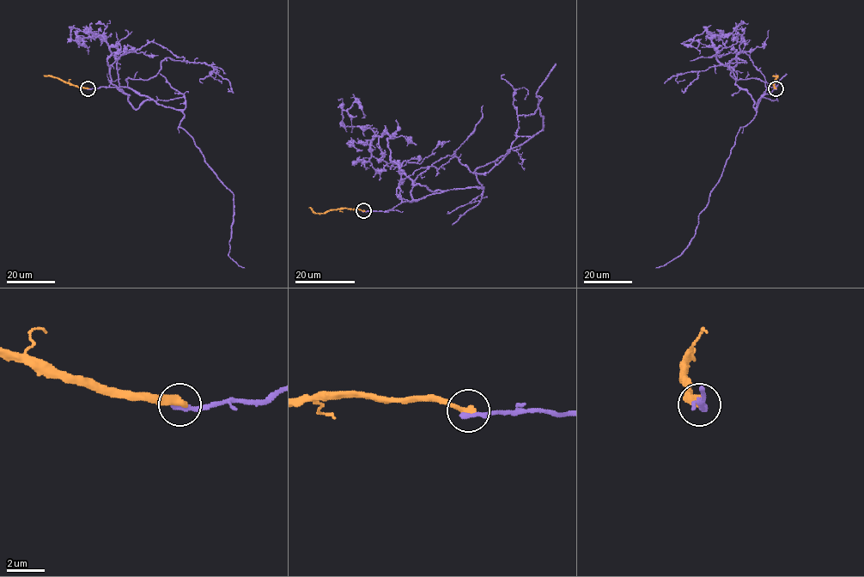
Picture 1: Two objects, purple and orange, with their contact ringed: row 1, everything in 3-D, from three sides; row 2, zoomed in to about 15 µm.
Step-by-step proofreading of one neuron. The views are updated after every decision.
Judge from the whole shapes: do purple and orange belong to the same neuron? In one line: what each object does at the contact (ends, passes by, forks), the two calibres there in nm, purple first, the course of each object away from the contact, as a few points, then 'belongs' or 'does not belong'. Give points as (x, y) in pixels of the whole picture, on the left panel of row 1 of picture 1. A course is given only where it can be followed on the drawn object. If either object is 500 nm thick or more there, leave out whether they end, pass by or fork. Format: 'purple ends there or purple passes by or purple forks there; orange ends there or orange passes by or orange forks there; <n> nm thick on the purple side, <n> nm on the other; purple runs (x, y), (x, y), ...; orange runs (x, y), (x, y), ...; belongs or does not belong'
purple ends there; orange ends there; 280 nm thick on the purple side, 360 nm on the other; purple runs (88, 88), (128, 87), (182, 112), (179, 127), (192, 138), (205, 162), (234, 195), (228, 253), (244, 268); orange runs (88, 88), (43, 75); does not belong

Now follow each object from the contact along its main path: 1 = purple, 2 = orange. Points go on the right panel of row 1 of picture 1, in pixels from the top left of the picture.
1: (775, 88), (767, 87), (755, 117), (740, 128), (721, 178), (699, 215), (690, 243), (681, 253), (655, 268)
2: (775, 88), (773, 85), (777, 75), (773, 75)

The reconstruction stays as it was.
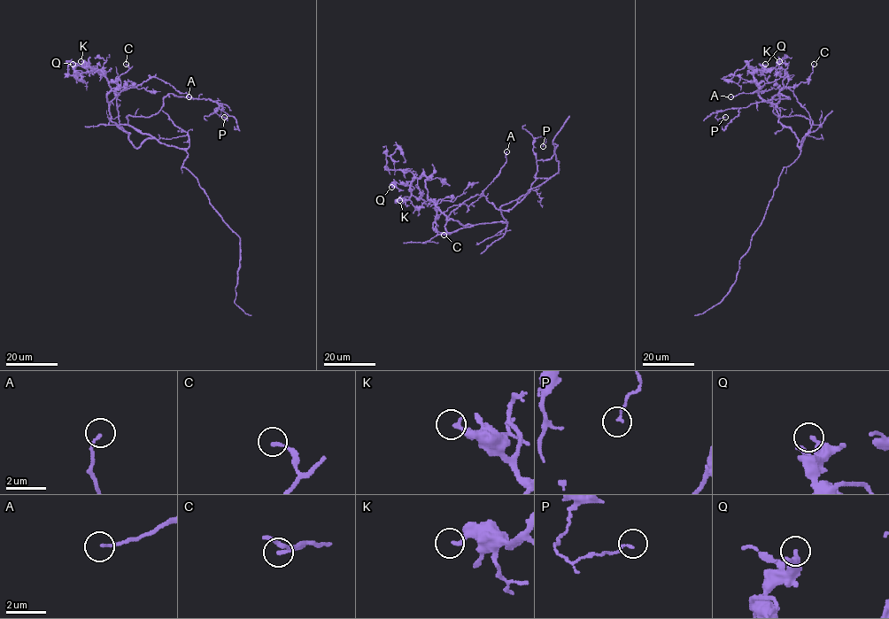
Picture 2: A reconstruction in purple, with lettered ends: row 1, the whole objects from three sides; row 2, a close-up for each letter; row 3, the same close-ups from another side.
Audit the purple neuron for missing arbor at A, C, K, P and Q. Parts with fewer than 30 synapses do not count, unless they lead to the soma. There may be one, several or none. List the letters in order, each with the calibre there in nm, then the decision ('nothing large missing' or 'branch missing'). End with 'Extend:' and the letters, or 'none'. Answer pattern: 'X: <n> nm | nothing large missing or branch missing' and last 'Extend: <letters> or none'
A: 130 nm | nothing large missing
C: 160 nm | nothing large missing
K: 200 nm | nothing large missing
P: 120 nm | nothing large missing
Q: 280 nm | nothing large missing
Extend: none

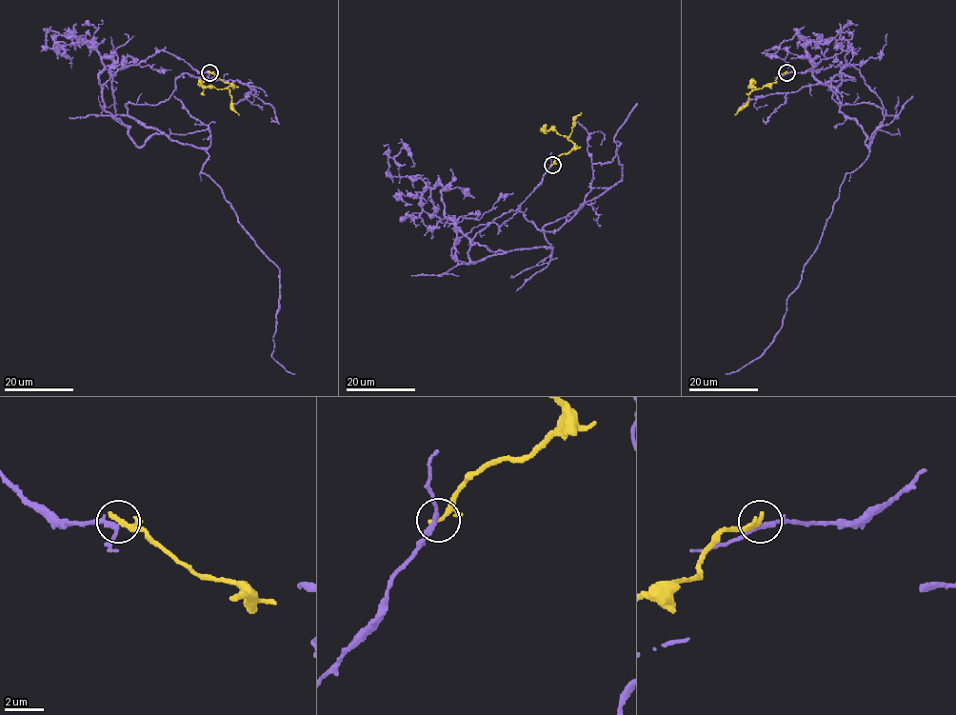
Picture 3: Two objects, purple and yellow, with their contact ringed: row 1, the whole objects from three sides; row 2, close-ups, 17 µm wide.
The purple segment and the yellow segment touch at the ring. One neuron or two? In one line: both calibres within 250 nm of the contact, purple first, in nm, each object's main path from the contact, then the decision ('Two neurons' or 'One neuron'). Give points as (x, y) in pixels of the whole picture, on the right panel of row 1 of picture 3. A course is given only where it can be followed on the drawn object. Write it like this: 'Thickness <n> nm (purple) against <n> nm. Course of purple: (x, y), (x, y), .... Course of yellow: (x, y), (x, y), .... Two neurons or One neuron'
Thickness 240 nm (purple) against 200 nm. Course of purple: (786, 72), (846, 50), (886, 114), (866, 158), (846, 174), (775, 339), (726, 374). Course of yellow: (786, 72), (781, 73), (776, 82), (752, 90), (748, 102), (735, 115). Two neurons

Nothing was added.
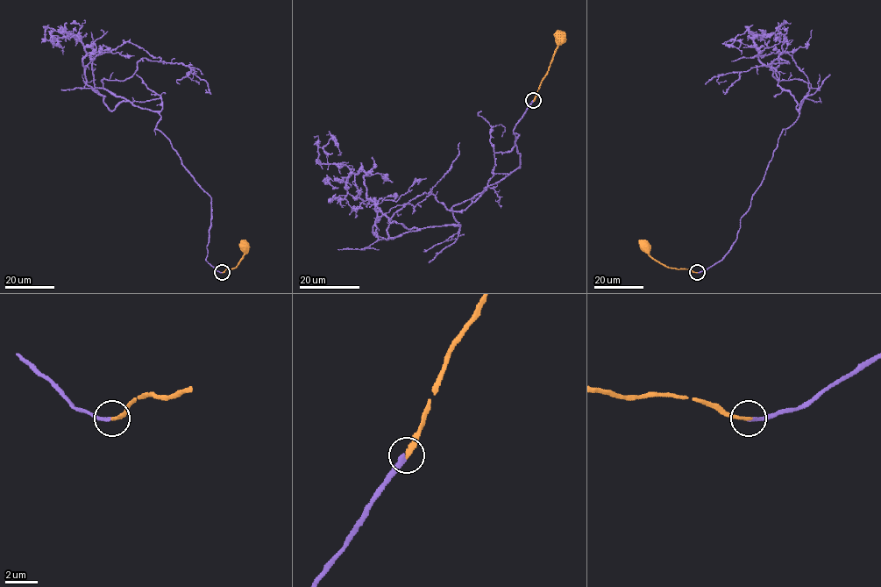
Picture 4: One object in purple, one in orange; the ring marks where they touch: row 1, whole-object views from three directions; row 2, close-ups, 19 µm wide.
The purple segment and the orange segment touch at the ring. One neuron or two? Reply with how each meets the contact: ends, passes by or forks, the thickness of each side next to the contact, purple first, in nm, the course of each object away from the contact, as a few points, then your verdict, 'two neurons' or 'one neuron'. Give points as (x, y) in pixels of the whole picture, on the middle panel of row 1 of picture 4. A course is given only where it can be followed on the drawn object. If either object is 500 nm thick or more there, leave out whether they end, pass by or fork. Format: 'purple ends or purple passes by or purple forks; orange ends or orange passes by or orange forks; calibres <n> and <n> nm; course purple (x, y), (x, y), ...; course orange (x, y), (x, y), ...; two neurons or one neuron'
purple ends; orange ends; calibres 280 and 240 nm; course purple (533, 100), (520, 168), (451, 208), (458, 225), (388, 236), (424, 193), (466, 210), (501, 136); course orange (533, 100), (559, 43), (557, 38); one neuron

